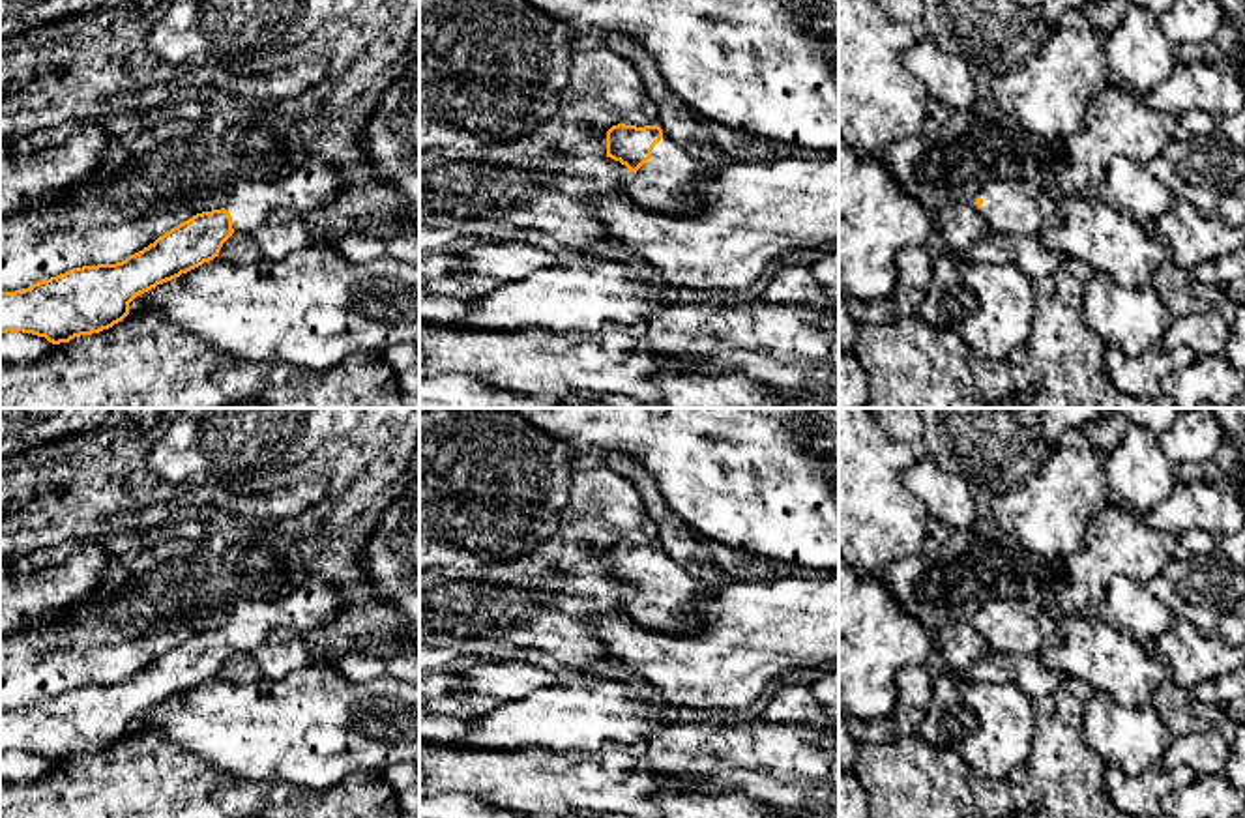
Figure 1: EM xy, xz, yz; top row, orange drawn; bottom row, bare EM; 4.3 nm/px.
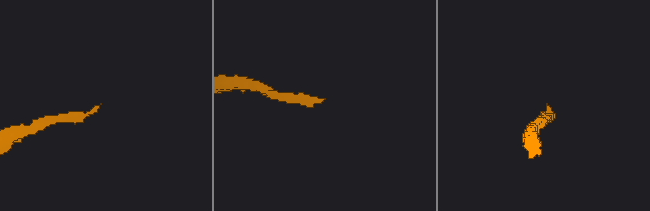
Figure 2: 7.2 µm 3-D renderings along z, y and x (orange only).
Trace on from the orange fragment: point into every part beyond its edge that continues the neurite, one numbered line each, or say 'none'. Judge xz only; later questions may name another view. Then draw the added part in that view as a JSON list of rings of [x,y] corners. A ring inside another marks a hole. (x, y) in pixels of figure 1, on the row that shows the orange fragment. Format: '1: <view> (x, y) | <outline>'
1: xz (669, 173) | [[[665,131],[650,159],[633,178],[625,178],[620,195],[637,206],[657,204],[670,210],[681,204],[689,191],[695,208],[706,208],[713,198],[717,176],[683,152]]]

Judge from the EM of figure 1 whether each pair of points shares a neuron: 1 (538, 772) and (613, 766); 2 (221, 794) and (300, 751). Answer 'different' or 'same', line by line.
1: same
2: different

